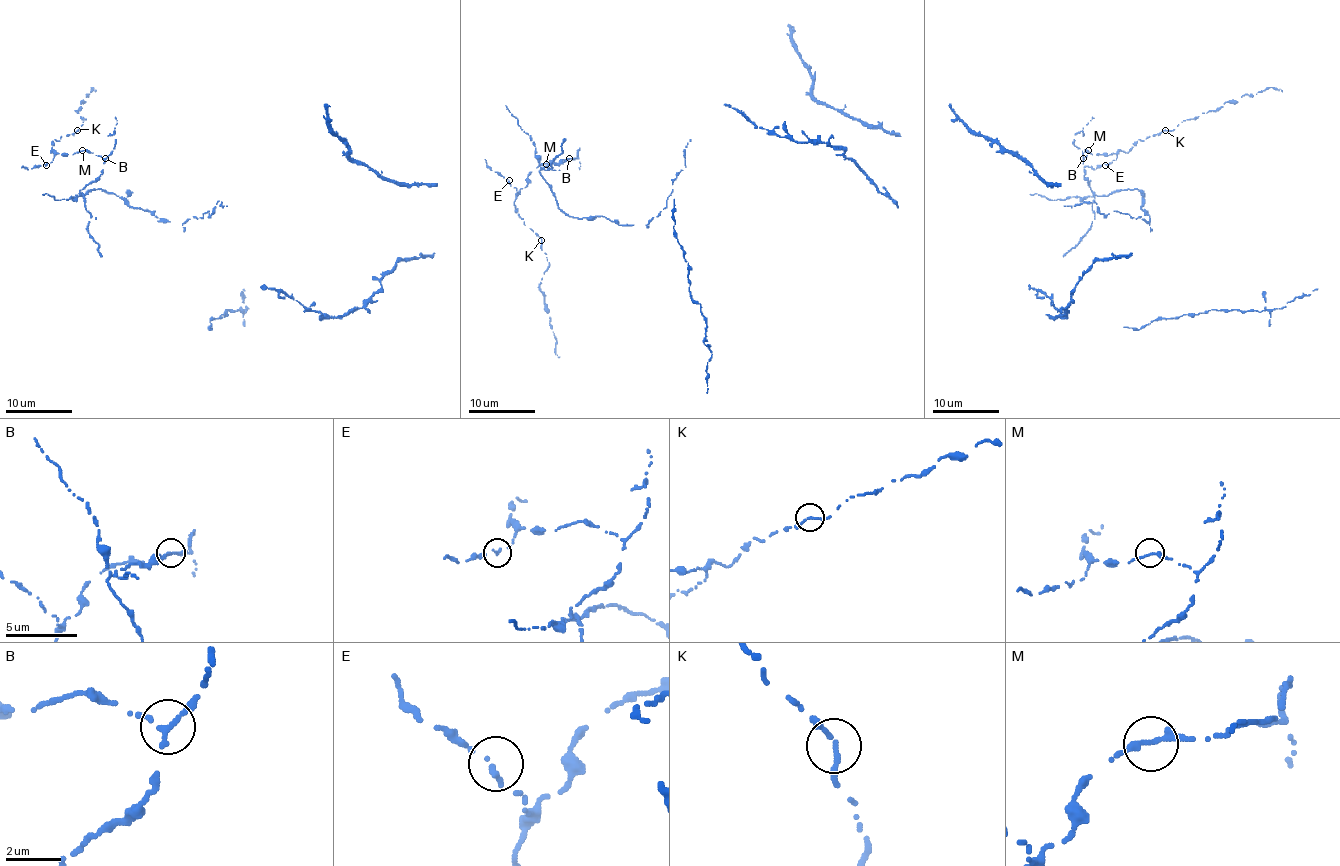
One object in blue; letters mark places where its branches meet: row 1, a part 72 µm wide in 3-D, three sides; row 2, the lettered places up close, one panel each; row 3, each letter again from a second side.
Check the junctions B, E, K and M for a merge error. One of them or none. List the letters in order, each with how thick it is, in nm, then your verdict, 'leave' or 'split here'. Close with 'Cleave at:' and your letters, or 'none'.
B: calibre 180 nm; split here
E: calibre 170 nm; leave
K: calibre 170 nm; leave
M: calibre 240 nm; leave
Cleave at: B

